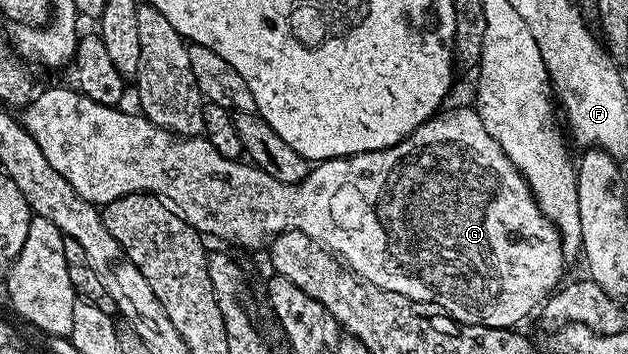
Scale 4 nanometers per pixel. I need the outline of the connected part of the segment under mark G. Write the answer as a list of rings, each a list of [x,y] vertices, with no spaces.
[[[49,86],[42,94],[40,91],[29,105],[20,111],[19,121],[26,132],[39,144],[40,151],[46,156],[51,167],[55,168],[68,184],[71,184],[83,200],[93,203],[98,208],[104,208],[108,202],[114,202],[128,194],[151,194],[168,204],[198,234],[202,236],[214,234],[215,237],[222,238],[233,246],[242,246],[245,250],[257,250],[261,245],[262,249],[277,235],[298,230],[303,236],[311,236],[311,240],[315,240],[322,248],[337,255],[356,277],[373,286],[383,288],[387,292],[399,292],[399,296],[407,296],[411,300],[439,304],[439,308],[446,310],[457,322],[487,328],[508,330],[516,327],[518,325],[516,322],[523,321],[537,305],[538,309],[562,285],[566,277],[564,274],[567,259],[565,250],[561,246],[561,234],[557,226],[541,211],[539,204],[533,198],[533,189],[529,187],[524,176],[517,171],[515,164],[511,164],[503,148],[499,148],[491,132],[483,128],[483,120],[479,120],[476,109],[449,111],[446,109],[444,112],[434,114],[419,128],[415,128],[415,132],[408,134],[399,144],[382,150],[353,154],[350,158],[329,158],[325,162],[316,163],[302,182],[280,182],[275,180],[275,176],[267,176],[267,172],[263,172],[248,161],[219,156],[219,152],[215,152],[215,148],[203,136],[182,138],[170,134],[169,131],[149,121],[140,112],[128,114],[125,108],[104,106],[83,96],[78,90],[65,86]]]

